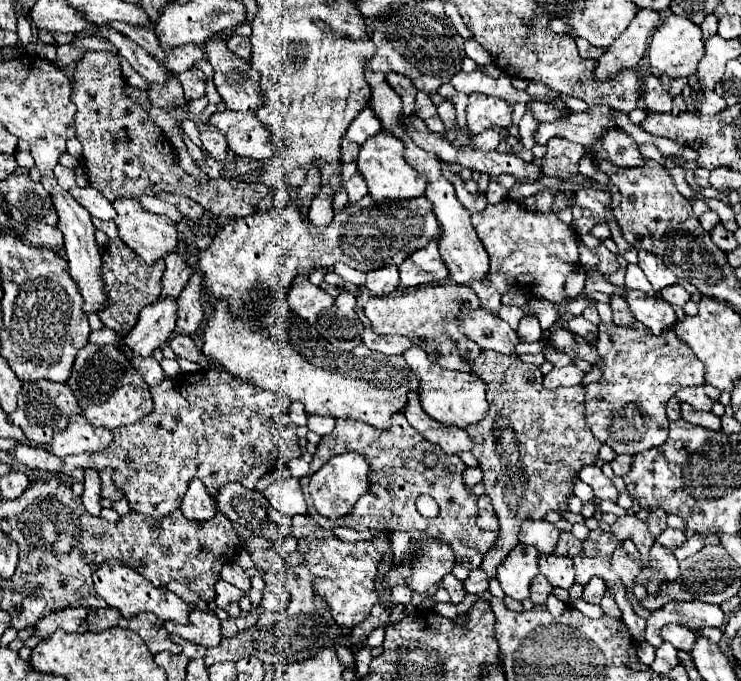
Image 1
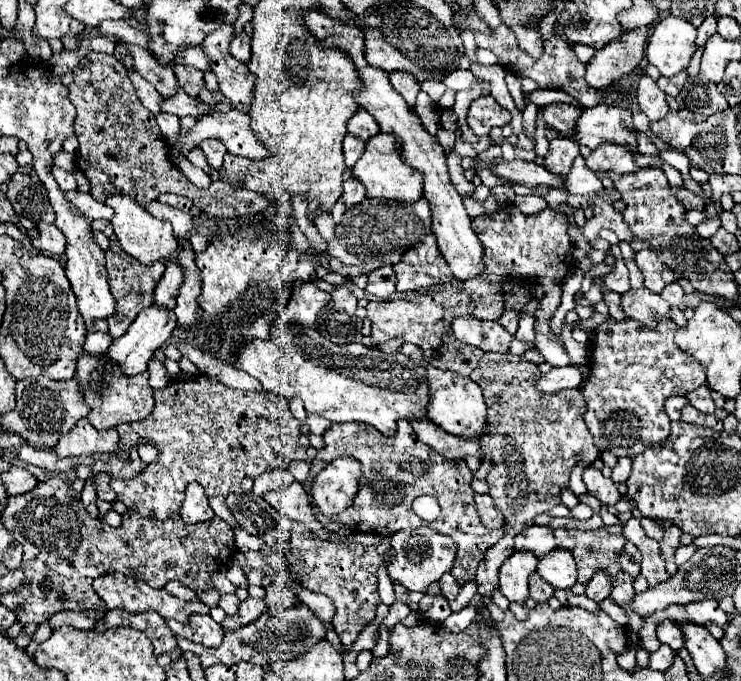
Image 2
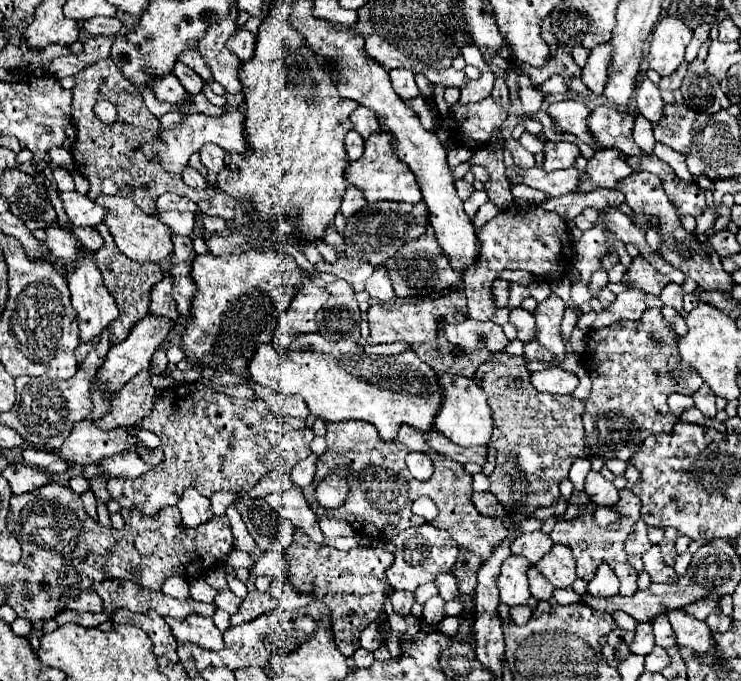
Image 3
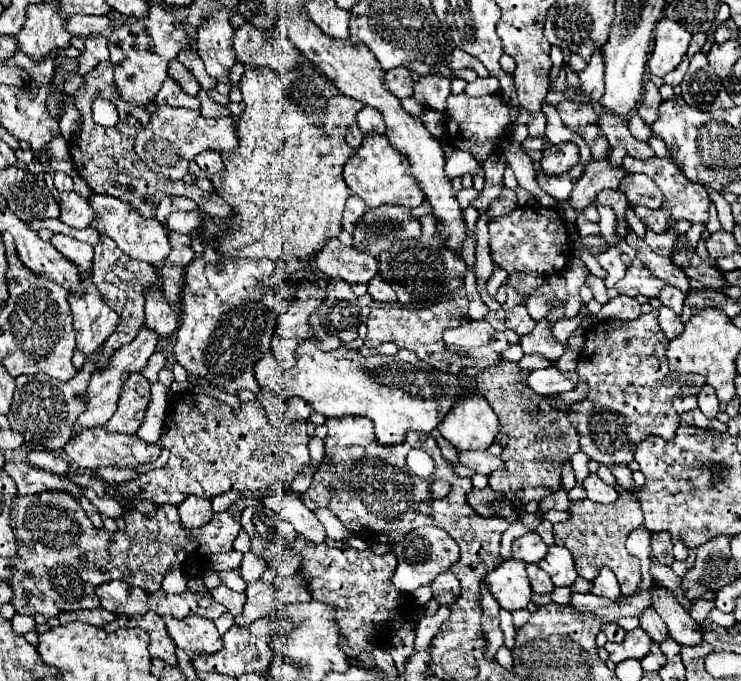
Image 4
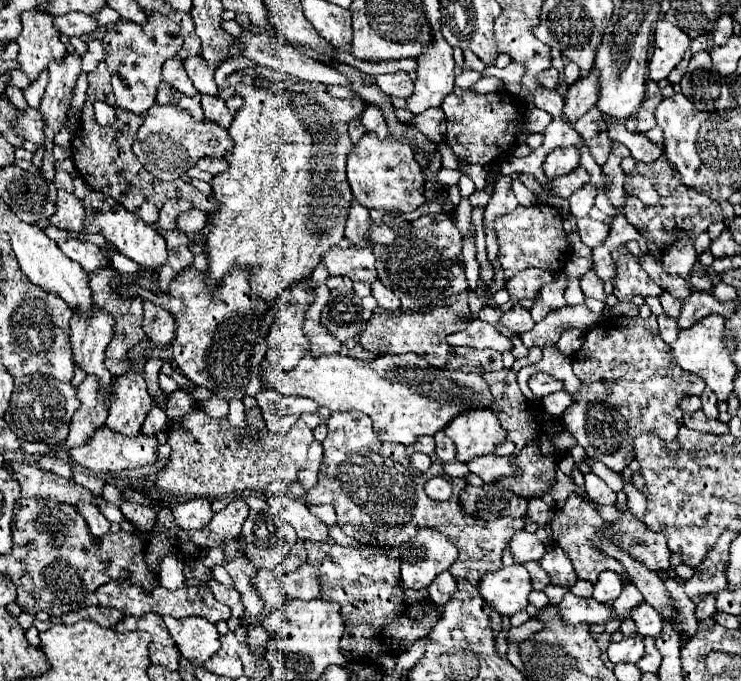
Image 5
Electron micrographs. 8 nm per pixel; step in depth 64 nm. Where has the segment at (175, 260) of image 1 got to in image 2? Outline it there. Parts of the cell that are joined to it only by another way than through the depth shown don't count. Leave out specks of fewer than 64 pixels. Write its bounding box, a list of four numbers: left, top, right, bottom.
[154,260,184,308]

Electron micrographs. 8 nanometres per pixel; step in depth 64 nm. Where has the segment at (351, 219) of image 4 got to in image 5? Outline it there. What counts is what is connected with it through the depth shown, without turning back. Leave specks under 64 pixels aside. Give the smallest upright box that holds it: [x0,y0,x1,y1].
[346,202,370,248]

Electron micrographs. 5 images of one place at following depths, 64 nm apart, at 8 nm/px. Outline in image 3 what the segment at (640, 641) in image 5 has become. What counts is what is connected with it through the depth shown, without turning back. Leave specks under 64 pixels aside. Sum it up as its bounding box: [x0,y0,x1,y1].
[630,620,656,656]

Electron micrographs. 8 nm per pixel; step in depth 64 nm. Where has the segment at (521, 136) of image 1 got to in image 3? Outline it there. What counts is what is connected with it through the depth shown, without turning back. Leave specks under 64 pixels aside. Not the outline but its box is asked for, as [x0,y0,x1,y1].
[518,74,542,118]

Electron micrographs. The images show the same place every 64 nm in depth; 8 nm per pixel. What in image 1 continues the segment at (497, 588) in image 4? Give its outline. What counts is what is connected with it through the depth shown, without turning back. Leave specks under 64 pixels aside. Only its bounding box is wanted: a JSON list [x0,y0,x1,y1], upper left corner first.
[498,544,538,600]

